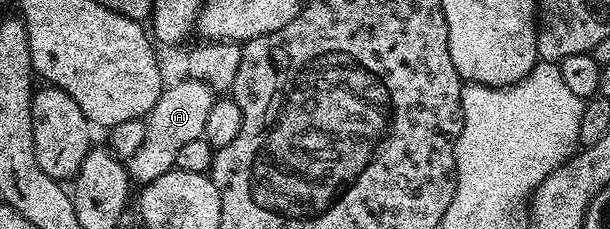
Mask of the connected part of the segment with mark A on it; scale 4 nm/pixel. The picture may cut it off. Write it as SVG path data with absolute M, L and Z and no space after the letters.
M182 77L179 83L165 88L156 105L146 116L146 132L140 149L130 159L125 160L126 170L135 184L145 185L156 181L164 173L175 170L174 162L187 141L196 141L204 136L204 124L212 109L216 92L199 79Z

